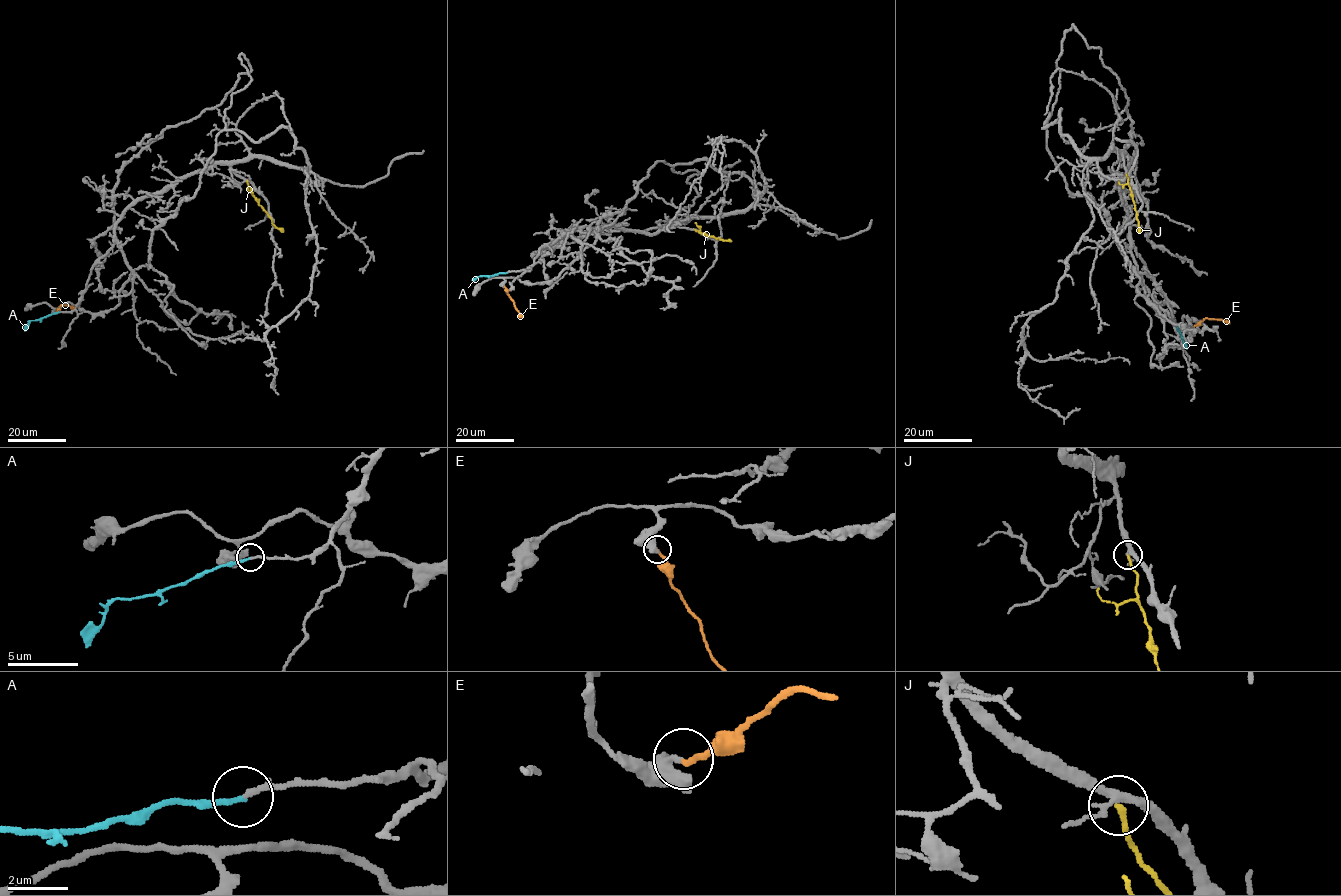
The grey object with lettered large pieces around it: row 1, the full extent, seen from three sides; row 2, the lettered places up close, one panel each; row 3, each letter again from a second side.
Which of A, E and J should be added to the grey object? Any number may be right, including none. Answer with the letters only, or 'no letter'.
A

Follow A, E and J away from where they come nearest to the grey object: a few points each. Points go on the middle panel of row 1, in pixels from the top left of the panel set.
A: (507, 273), (479, 276), (472, 281)
E: (504, 286), (522, 317)
J: (694, 229), (731, 241)

